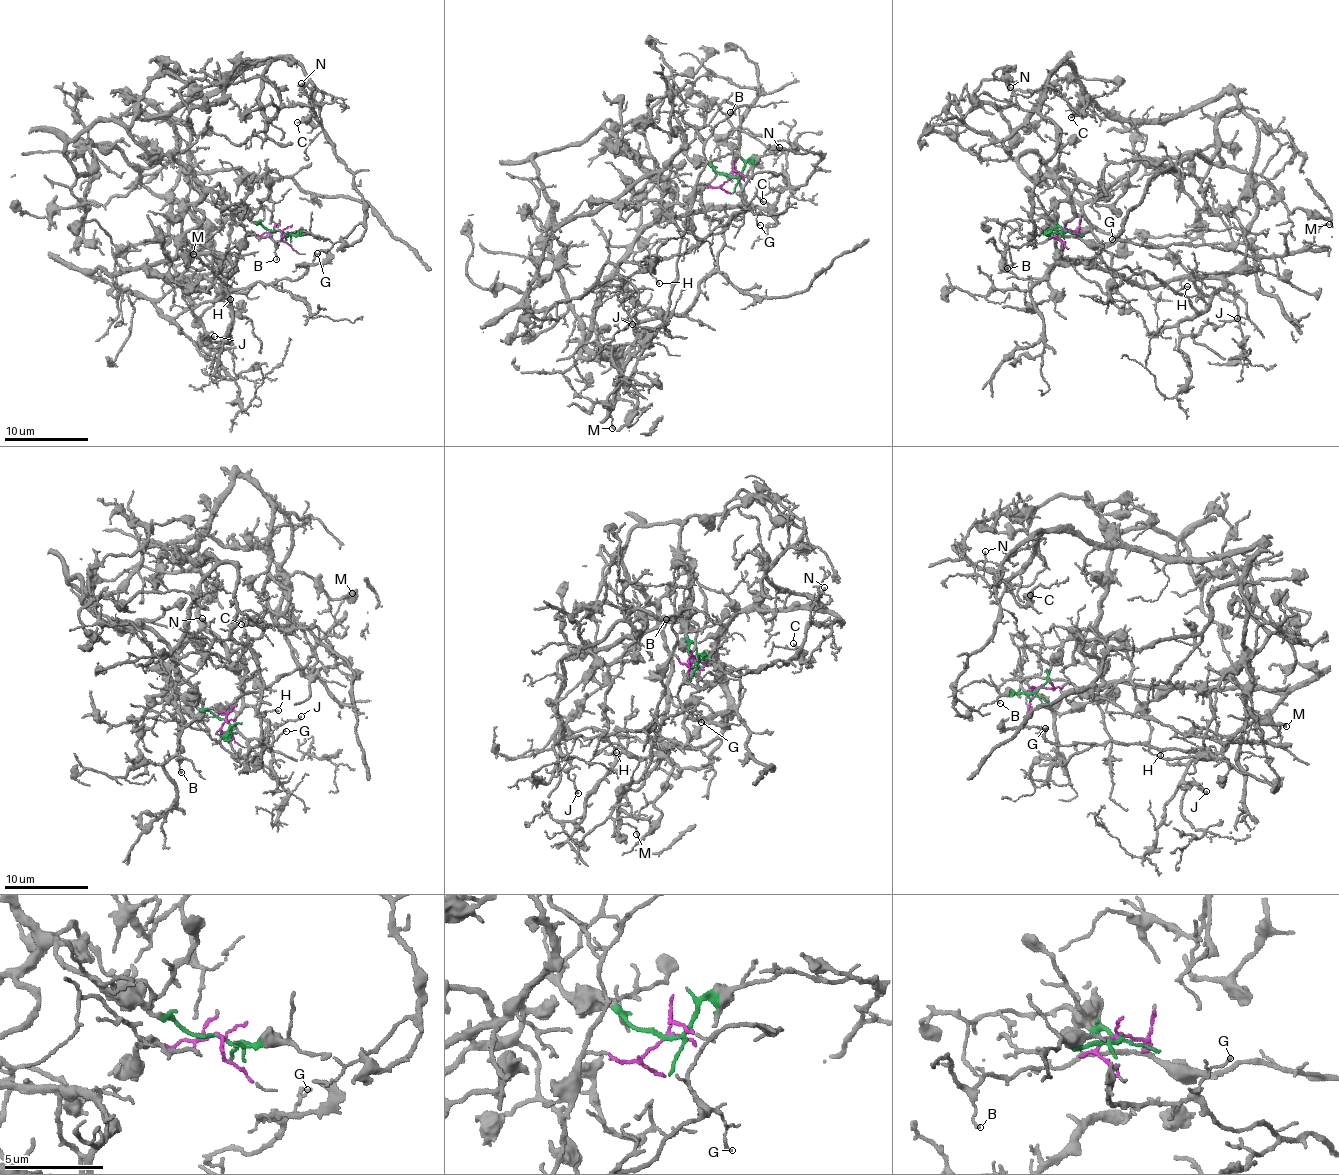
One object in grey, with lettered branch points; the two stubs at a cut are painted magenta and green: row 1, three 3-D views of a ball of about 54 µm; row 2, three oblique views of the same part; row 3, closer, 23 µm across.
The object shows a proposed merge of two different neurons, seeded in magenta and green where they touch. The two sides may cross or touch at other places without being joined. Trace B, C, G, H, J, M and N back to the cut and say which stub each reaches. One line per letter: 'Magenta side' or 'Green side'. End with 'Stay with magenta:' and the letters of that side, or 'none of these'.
B: Magenta side
C: Green side
G: Green side
H: Green side
J: Green side
M: Magenta side
N: Green side
Stay with magenta: B, M

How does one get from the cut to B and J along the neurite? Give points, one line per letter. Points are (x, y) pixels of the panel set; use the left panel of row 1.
B: (281, 231), (249, 234), (271, 240), (275, 244), (275, 259)
J: (281, 231), (237, 216), (211, 191), (185, 212), (184, 271), (95, 270), (192, 341), (214, 335)

